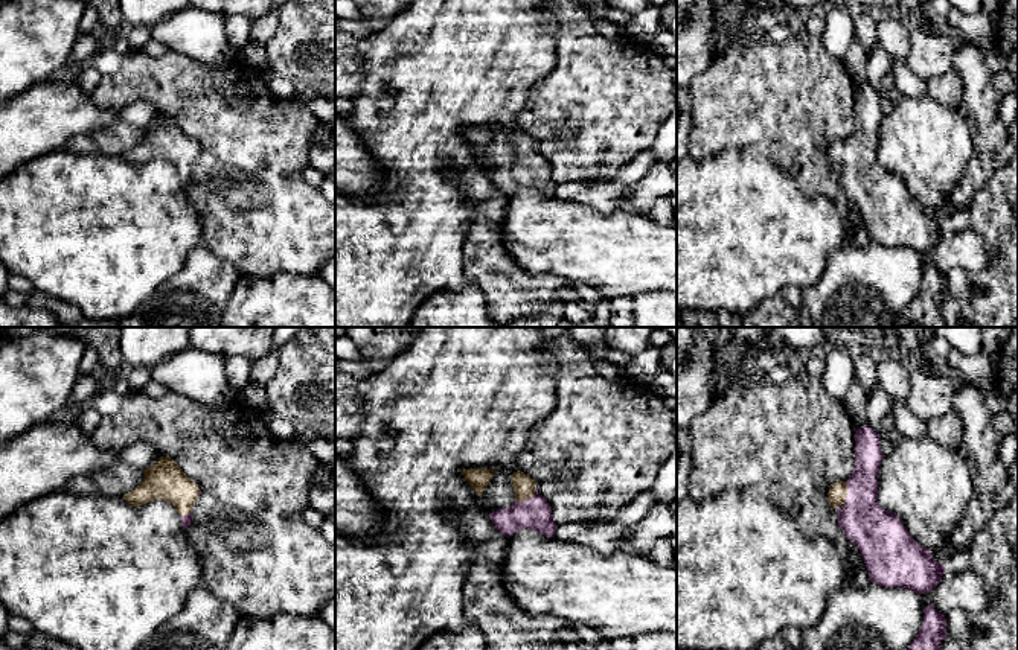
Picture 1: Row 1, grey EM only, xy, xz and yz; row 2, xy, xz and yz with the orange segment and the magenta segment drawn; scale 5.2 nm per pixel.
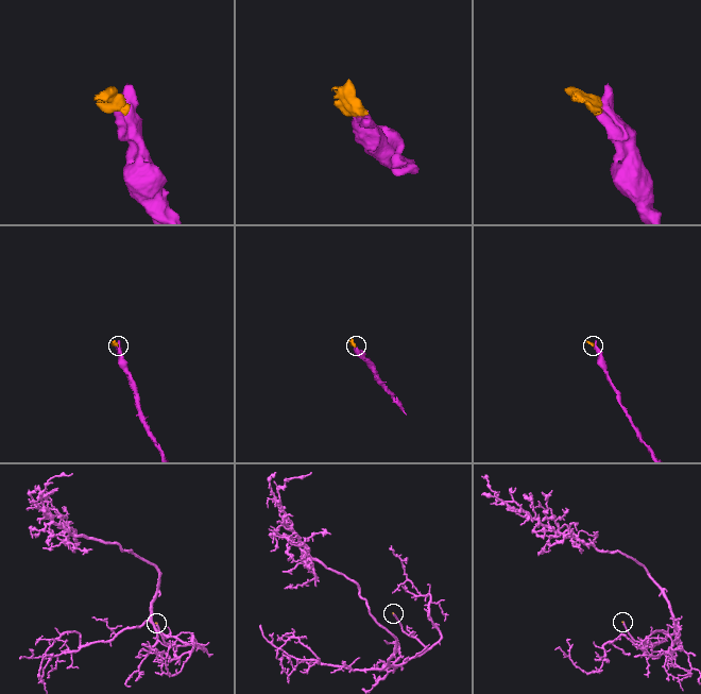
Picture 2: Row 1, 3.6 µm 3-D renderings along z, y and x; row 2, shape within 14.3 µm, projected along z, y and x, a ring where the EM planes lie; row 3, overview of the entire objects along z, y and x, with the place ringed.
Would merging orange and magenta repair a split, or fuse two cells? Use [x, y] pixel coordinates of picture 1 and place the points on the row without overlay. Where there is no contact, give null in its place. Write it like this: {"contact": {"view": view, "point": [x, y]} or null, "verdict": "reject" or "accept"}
{"contact": {"view": "yz", "point": [846, 154]}, "verdict": "accept"}

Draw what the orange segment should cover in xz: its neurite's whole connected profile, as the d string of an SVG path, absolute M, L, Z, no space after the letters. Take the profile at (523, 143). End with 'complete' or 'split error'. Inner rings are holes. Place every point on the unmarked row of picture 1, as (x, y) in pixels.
M521 129L511 134L515 160L509 167L491 172L495 187L509 196L518 189L535 189L547 196L555 196L556 183L552 177L552 166L536 151L536 140Z | split error

